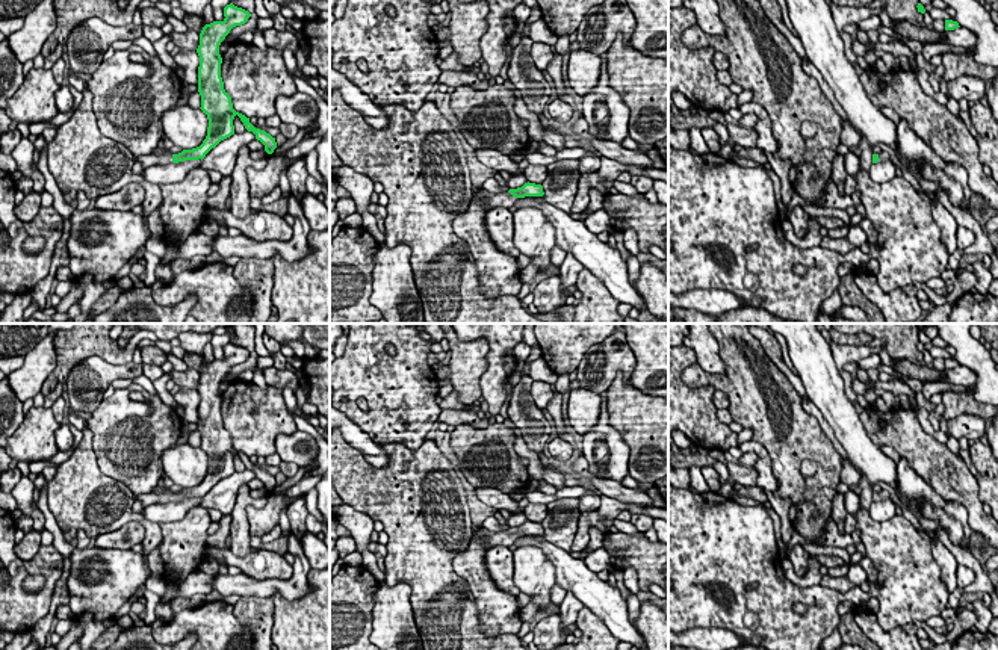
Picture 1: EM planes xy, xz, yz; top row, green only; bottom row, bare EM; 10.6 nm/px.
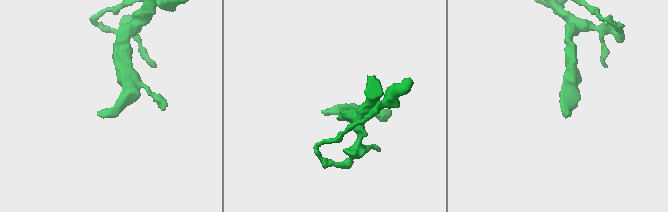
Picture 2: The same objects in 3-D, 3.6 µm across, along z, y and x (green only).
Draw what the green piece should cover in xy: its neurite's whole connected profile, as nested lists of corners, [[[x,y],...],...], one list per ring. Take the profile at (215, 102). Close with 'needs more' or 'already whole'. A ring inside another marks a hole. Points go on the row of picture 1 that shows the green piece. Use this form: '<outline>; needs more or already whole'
[[[233,3],[224,8],[224,20],[206,24],[200,33],[200,45],[197,53],[200,56],[198,67],[198,92],[201,95],[201,110],[207,115],[209,127],[207,136],[203,144],[192,150],[183,150],[178,154],[168,153],[165,148],[165,136],[159,142],[159,148],[163,150],[160,156],[139,156],[136,160],[142,165],[144,171],[154,165],[169,165],[184,160],[204,159],[206,154],[215,148],[221,141],[234,135],[233,119],[237,115],[248,132],[256,135],[256,139],[265,145],[265,151],[272,154],[277,148],[275,138],[265,130],[256,128],[250,118],[233,109],[231,97],[224,89],[221,77],[222,57],[219,54],[219,45],[236,26],[242,26],[248,21],[251,14]]]; needs more

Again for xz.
[[[525,183],[522,187],[510,189],[501,193],[491,193],[482,189],[478,197],[485,203],[487,209],[491,210],[494,207],[510,209],[519,198],[525,197],[543,197],[543,186],[535,183]]]; needs more

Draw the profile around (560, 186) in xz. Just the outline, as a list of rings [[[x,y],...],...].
[[[561,159],[549,163],[547,175],[543,186],[543,198],[567,215],[572,213],[572,206],[578,192],[581,172],[578,171],[579,159]]]

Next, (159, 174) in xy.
[[[198,159],[198,160],[184,160],[178,163],[169,163],[169,165],[154,165],[147,168],[142,177],[148,183],[159,184],[159,186],[178,183],[184,180],[189,171],[200,168],[201,163],[203,160]]]

